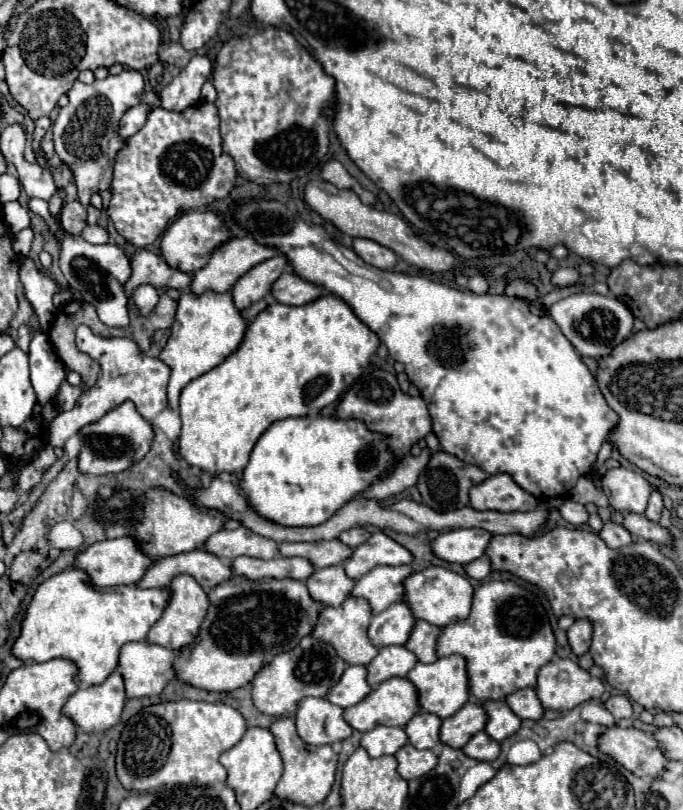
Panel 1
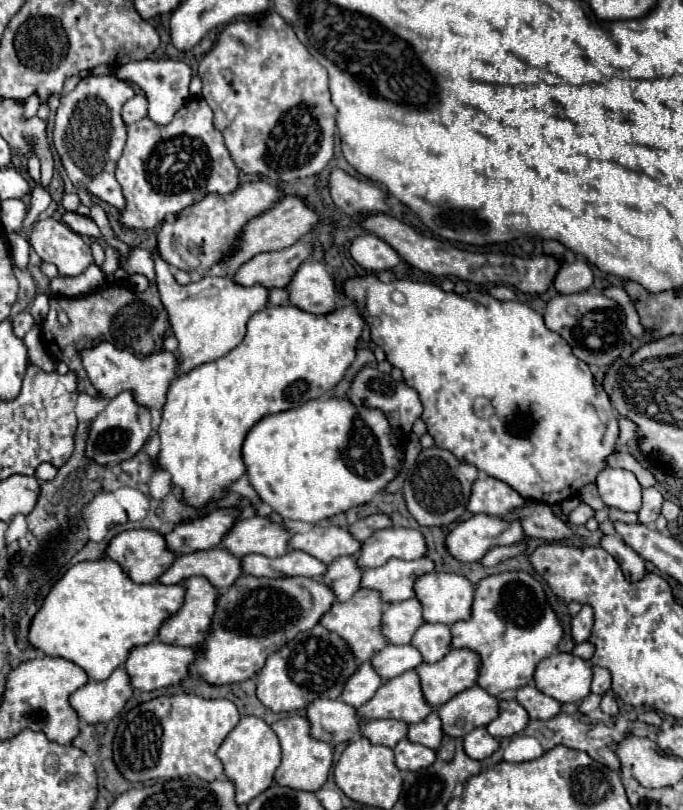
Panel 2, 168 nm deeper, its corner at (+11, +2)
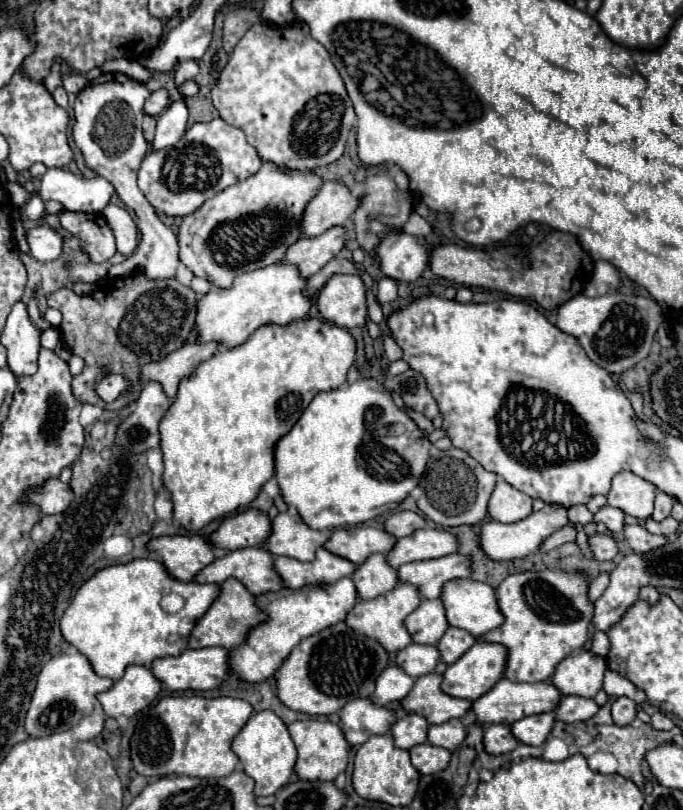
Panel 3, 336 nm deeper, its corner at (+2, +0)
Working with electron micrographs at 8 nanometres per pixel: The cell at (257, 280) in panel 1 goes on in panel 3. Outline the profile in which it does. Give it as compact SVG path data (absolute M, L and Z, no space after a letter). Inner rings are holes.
M334 227L320 237L302 237L288 251L284 263L292 263L300 269L302 277L318 273L330 259L334 259L346 245L344 227Z

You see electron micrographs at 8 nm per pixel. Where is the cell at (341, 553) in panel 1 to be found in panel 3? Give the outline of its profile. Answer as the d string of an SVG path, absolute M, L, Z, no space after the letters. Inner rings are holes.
M348 527L348 529L336 529L324 547L334 555L340 555L360 565L372 553L388 553L394 547L394 541L398 539L390 537L386 529Z

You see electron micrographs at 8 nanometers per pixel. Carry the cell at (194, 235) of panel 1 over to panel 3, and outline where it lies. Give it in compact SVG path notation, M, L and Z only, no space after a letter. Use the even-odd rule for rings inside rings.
M262 163L256 175L226 187L222 193L208 199L192 215L184 217L178 231L180 261L196 277L210 281L216 287L230 287L234 277L246 271L256 271L280 263L286 255L286 249L302 237L302 229L300 229L302 213L320 187L322 187L322 179L314 171L292 171L292 169L280 169L274 163Z

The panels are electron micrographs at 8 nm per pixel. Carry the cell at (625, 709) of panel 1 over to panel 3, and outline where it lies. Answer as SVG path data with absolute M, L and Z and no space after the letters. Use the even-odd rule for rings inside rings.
M618 697L614 703L612 703L612 719L616 725L620 727L626 727L634 721L636 717L636 703L628 697Z

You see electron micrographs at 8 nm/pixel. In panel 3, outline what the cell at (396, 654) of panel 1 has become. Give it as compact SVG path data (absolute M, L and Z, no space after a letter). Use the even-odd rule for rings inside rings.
M412 643L396 653L396 665L402 667L410 677L422 677L432 673L440 661L436 645L418 645Z

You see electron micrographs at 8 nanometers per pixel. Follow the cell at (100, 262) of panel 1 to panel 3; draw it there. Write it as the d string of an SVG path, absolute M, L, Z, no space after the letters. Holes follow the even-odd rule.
M38 225L26 233L30 255L38 261L52 261L62 253L62 237L48 225Z

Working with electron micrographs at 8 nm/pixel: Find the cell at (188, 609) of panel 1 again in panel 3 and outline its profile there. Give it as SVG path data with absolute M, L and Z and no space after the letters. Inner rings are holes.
M228 579L220 583L220 597L212 603L212 607L206 611L206 615L196 623L192 635L190 635L190 647L202 649L202 647L226 647L236 649L242 645L248 637L248 631L260 623L264 623L268 617L266 613L256 605L256 595L252 595L238 579Z

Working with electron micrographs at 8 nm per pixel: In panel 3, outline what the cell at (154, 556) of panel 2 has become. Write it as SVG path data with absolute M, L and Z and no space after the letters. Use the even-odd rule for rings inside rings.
M202 535L192 537L158 537L150 541L150 551L158 551L168 573L178 581L194 581L194 577L216 559L216 547Z

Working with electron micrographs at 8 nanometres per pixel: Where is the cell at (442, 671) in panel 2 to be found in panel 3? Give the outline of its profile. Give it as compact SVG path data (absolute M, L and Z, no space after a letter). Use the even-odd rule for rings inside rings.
M486 641L476 643L454 665L450 665L446 669L444 681L442 681L442 691L452 695L452 697L462 697L462 699L476 701L478 697L488 693L504 677L506 659L508 659L508 649L504 645L500 645L500 643L486 643Z

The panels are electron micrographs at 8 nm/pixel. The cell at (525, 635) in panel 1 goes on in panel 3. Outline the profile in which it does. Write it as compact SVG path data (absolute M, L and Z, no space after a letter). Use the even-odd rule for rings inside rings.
M546 569L546 571L526 571L506 577L498 587L498 605L506 621L494 631L486 633L478 641L502 643L508 647L508 663L504 675L510 681L548 681L556 669L556 665L568 657L574 649L582 649L588 639L588 627L594 615L594 603L588 597L588 577L584 573L568 573L562 569Z

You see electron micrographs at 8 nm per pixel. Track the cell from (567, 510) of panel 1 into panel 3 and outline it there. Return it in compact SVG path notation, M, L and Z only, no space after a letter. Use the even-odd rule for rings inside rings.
M604 507L594 515L594 523L604 523L612 533L620 533L624 529L624 511L614 507Z

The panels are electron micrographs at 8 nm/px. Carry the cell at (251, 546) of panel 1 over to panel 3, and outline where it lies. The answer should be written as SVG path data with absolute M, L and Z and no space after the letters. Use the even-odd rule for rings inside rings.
M288 509L286 513L274 517L272 527L266 549L274 555L296 557L300 561L312 561L316 557L316 549L330 539L330 531L310 529L296 509Z

